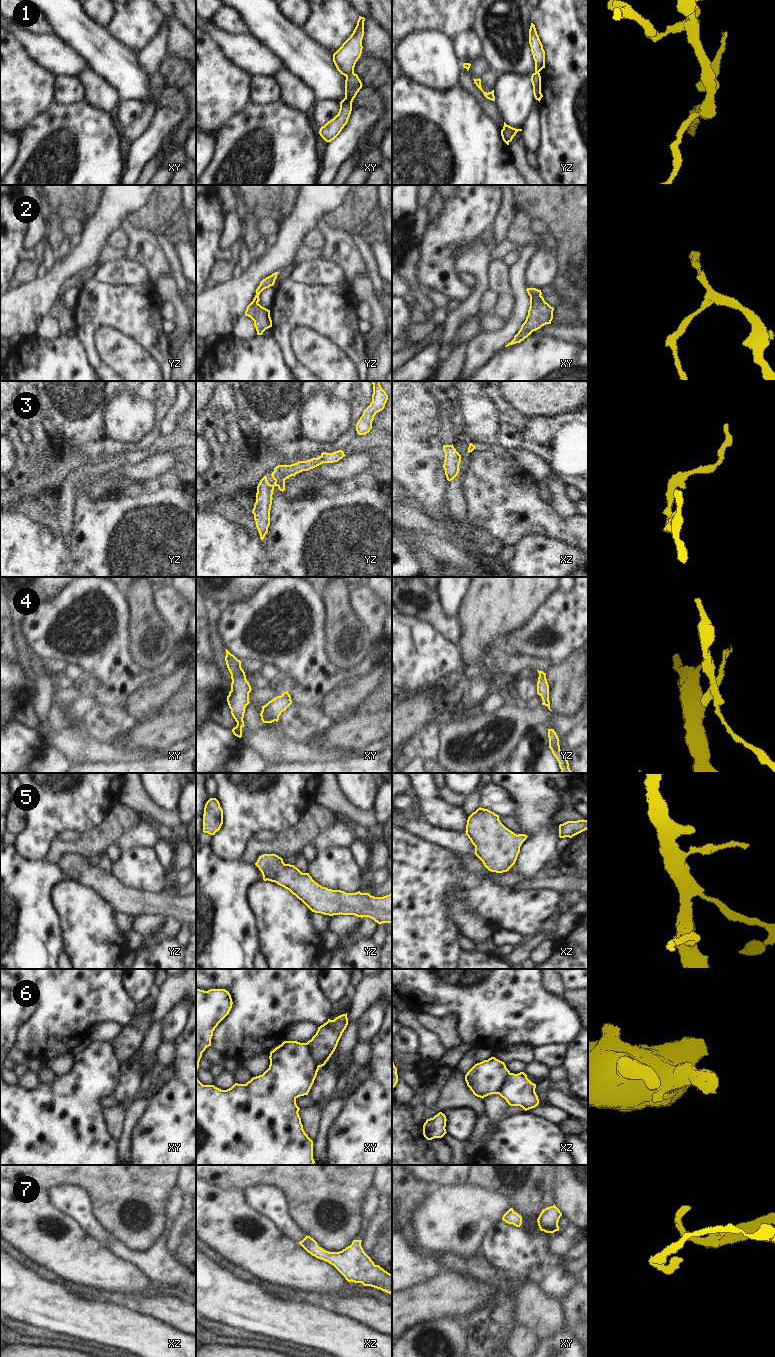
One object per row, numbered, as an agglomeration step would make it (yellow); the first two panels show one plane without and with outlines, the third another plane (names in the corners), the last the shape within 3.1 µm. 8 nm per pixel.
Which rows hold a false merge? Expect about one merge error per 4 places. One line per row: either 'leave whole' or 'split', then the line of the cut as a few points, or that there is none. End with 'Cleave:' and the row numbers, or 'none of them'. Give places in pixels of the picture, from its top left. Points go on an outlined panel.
1: split; cut in xy along (353, 71), (346, 76)
2: leave whole; no cut
3: leave whole; no cut
4: leave whole; no cut
5: leave whole; no cut
6: split; cut in xy along (307, 1042), (310, 1054), (319, 1066)
7: leave whole; no cut
Cleave: 1, 6

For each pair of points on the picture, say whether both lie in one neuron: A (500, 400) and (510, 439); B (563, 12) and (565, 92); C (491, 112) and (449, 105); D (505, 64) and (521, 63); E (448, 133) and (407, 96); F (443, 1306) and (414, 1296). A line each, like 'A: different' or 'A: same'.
A: same
B: same
C: different
D: same
E: same
F: same

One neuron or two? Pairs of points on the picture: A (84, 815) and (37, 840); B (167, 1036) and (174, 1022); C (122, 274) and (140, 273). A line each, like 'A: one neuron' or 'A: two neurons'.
A: one neuron
B: one neuron
C: one neuron

